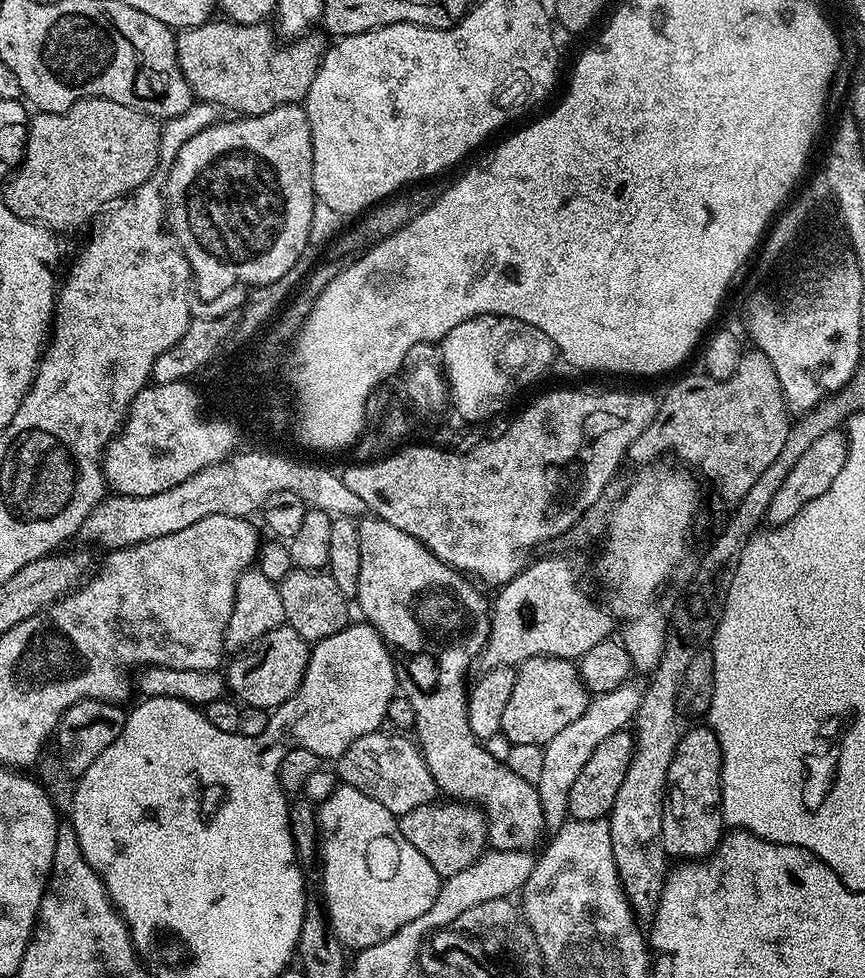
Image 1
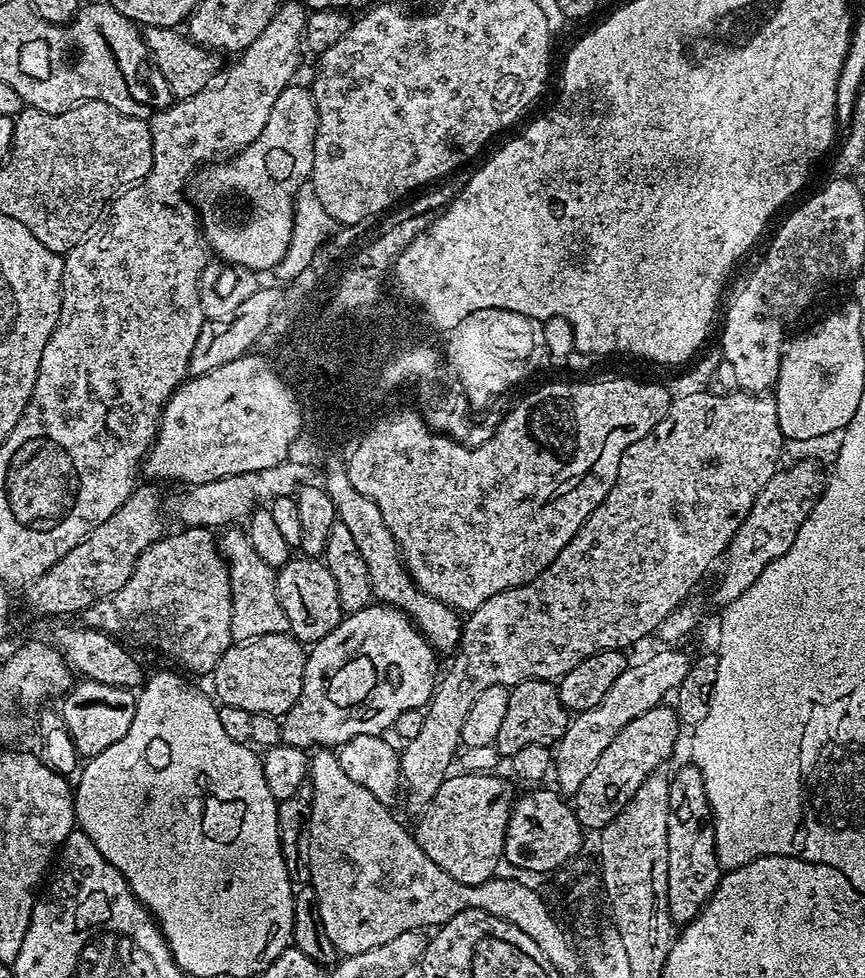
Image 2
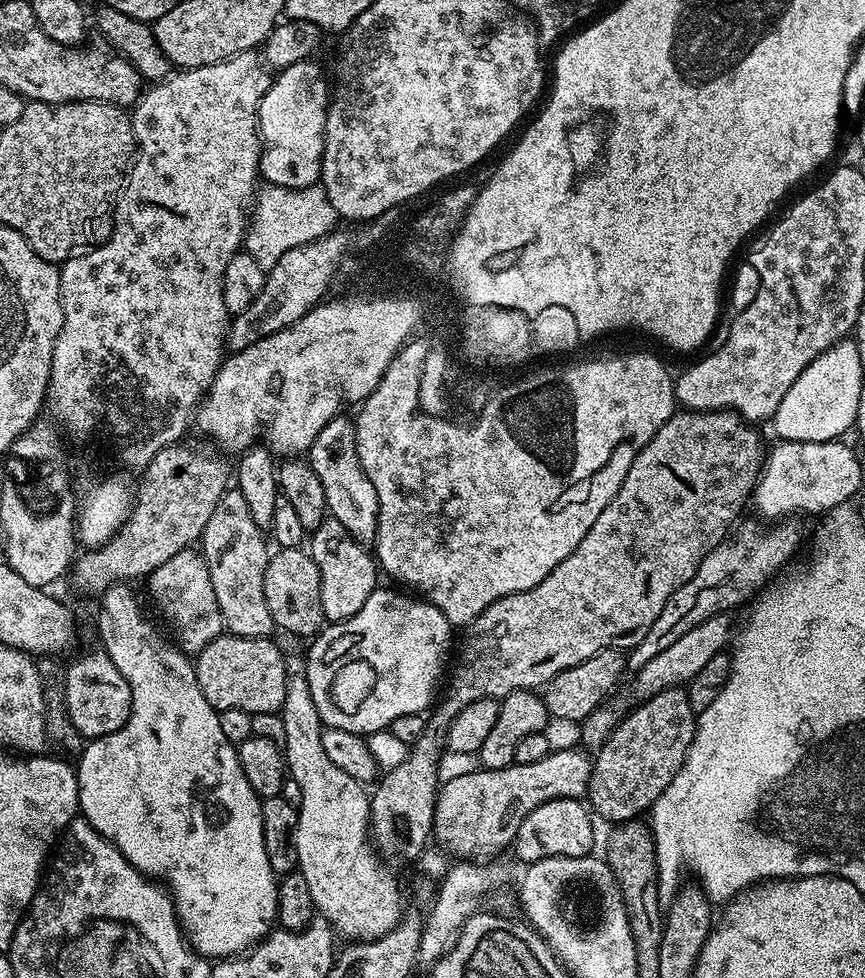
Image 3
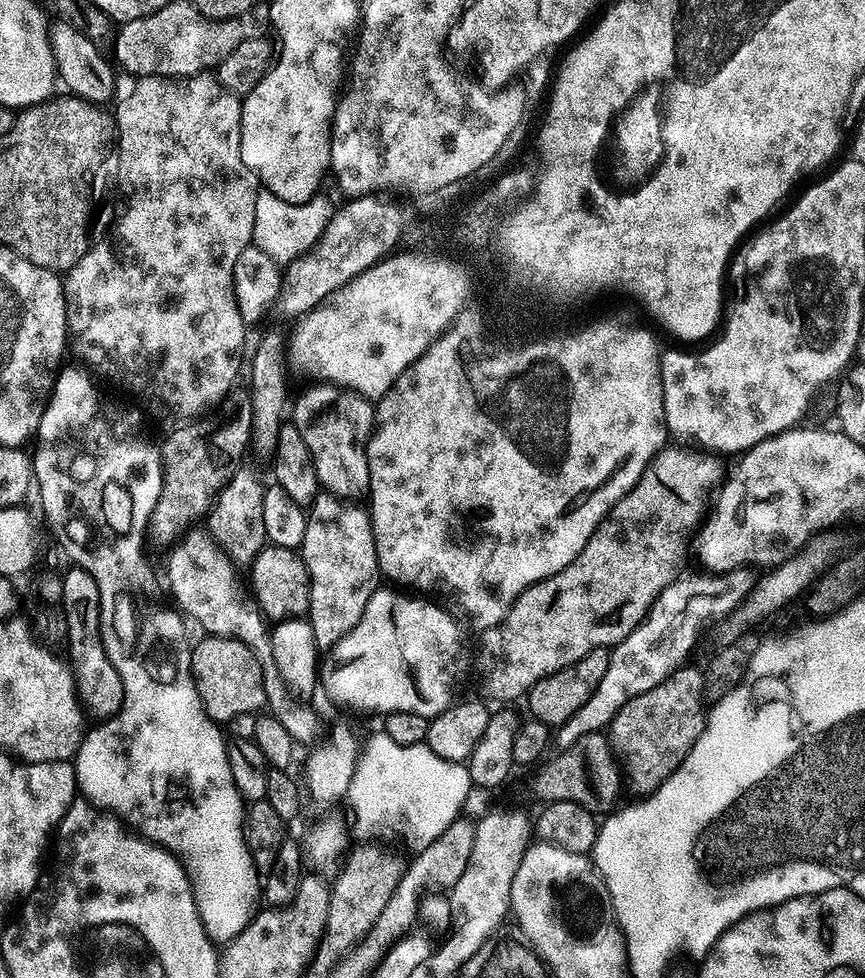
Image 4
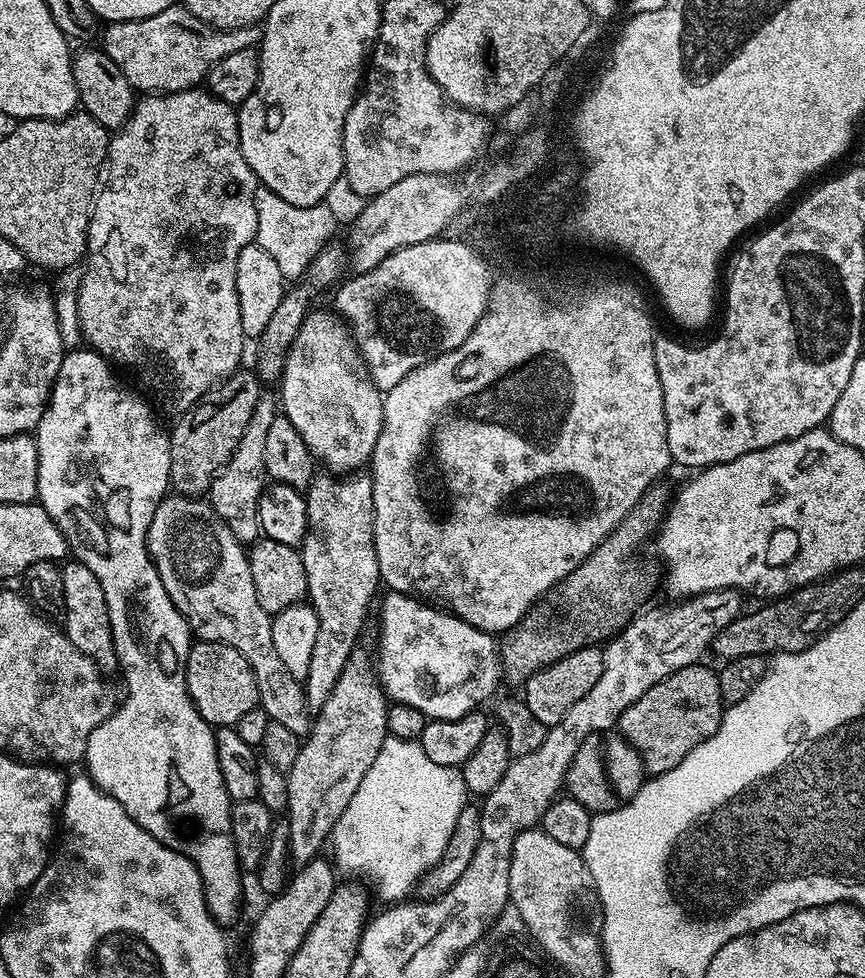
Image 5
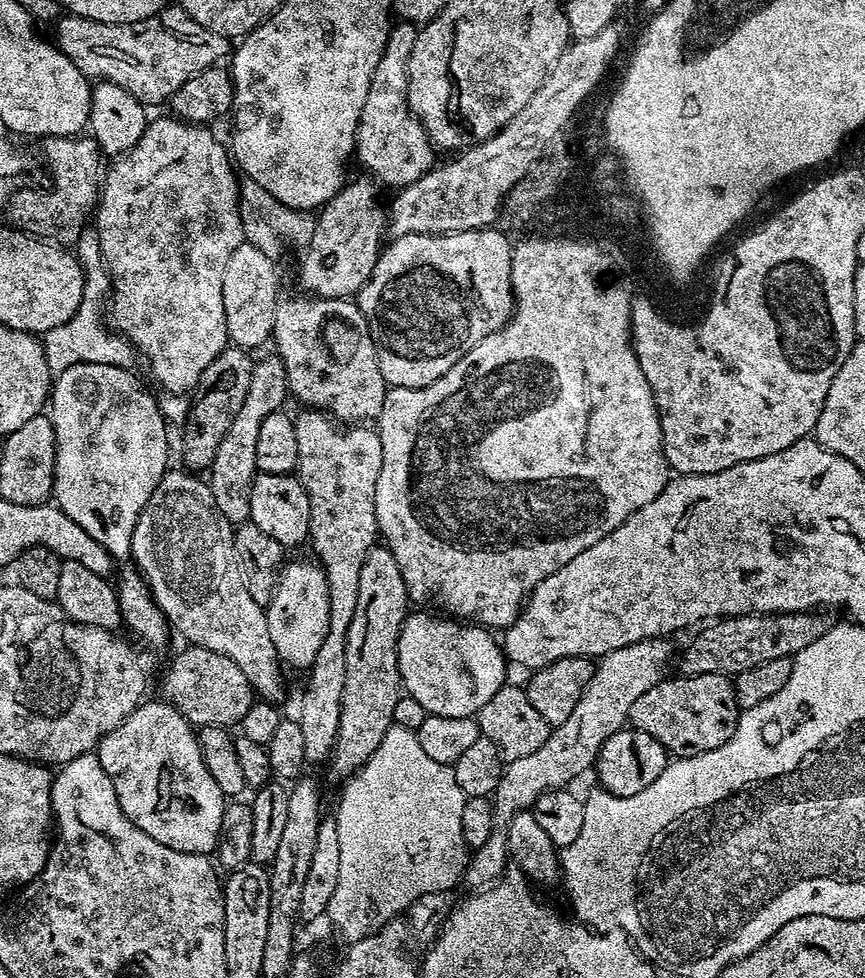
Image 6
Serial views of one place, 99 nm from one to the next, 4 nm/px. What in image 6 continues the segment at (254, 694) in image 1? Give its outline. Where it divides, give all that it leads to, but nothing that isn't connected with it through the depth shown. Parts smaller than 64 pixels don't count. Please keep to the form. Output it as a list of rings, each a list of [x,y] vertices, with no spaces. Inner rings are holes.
[[[195,646],[184,649],[173,658],[164,672],[163,699],[173,704],[193,726],[201,724],[239,725],[241,718],[250,710],[254,693],[246,674],[226,658],[226,654],[214,654]]]

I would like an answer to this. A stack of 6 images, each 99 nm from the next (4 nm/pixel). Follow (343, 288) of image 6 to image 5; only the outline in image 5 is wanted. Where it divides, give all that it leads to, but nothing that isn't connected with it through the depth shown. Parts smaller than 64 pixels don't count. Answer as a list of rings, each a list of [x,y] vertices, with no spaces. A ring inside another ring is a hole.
[[[336,242],[326,243],[324,248],[317,253],[308,266],[306,271],[306,281],[308,280],[308,284],[300,282],[295,286],[289,287],[287,291],[285,291],[282,302],[278,302],[278,307],[274,309],[274,314],[270,317],[270,322],[267,323],[266,330],[258,338],[258,344],[260,344],[260,361],[254,365],[254,368],[261,381],[279,381],[282,370],[284,369],[284,356],[288,353],[289,348],[291,348],[292,342],[305,316],[307,316],[310,311],[310,305],[308,305],[308,303],[311,302],[312,295],[314,295],[319,288],[330,287],[329,289],[331,289],[333,285],[345,275],[343,272],[344,268],[346,272],[346,252],[341,245],[340,248],[336,245]]]

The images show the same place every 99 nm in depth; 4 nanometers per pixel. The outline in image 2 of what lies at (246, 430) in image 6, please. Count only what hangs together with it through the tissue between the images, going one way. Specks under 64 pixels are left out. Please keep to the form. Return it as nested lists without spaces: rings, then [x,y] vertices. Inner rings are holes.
[[[228,526],[219,533],[218,547],[226,558],[230,582],[230,634],[233,641],[243,642],[262,638],[266,634],[288,632],[286,614],[278,602],[277,569],[258,558],[247,531],[240,526]]]

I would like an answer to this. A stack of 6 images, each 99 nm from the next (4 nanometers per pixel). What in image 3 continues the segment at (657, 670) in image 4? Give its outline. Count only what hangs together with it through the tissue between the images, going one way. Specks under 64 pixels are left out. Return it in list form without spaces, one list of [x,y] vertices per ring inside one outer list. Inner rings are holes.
[[[785,518],[775,526],[768,526],[768,529],[748,528],[736,537],[733,535],[725,539],[724,543],[706,554],[694,578],[690,578],[686,586],[670,594],[666,606],[662,606],[662,614],[654,618],[654,626],[650,626],[646,638],[642,638],[642,642],[638,642],[627,653],[627,667],[639,670],[646,666],[646,662],[650,662],[650,658],[654,658],[654,654],[662,654],[666,646],[678,642],[678,638],[682,638],[686,630],[694,630],[694,626],[698,626],[706,618],[727,613],[732,610],[728,608],[738,607],[743,600],[751,601],[765,587],[763,584],[799,550],[800,528],[796,523],[795,519]]]

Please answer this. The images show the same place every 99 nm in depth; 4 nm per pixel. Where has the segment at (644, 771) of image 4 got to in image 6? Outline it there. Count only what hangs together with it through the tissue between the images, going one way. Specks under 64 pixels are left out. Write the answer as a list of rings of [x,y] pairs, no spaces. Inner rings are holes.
[[[723,672],[697,676],[676,674],[673,680],[665,678],[650,686],[650,690],[646,690],[646,694],[642,694],[642,698],[638,698],[634,706],[630,706],[628,719],[631,727],[650,734],[650,738],[656,738],[662,744],[665,752],[679,758],[697,756],[726,743],[734,734],[741,711],[740,703],[736,701],[736,685]]]

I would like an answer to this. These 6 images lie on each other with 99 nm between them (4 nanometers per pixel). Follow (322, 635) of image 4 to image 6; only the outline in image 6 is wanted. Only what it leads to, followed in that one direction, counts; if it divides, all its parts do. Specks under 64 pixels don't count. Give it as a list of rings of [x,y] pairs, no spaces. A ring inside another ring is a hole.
[[[300,411],[304,412],[294,416],[298,434],[296,472],[310,498],[308,540],[324,572],[330,598],[330,626],[312,667],[307,669],[308,685],[304,688],[305,696],[300,700],[298,713],[306,758],[315,762],[329,755],[338,734],[342,686],[346,686],[346,634],[358,602],[362,562],[366,562],[366,554],[378,540],[374,490],[382,470],[382,442],[375,427],[360,422],[345,426],[326,412]]]

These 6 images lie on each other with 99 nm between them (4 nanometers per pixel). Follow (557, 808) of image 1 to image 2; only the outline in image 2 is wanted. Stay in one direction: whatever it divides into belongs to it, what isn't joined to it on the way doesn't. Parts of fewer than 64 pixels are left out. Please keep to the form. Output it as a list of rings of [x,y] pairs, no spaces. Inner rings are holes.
[[[664,646],[661,652],[656,652],[653,656],[648,656],[645,660],[629,663],[628,668],[610,686],[610,694],[594,706],[594,710],[577,712],[569,719],[566,734],[554,748],[554,780],[555,787],[561,796],[565,798],[575,797],[578,786],[582,786],[582,781],[586,779],[586,774],[590,774],[594,762],[598,762],[598,754],[614,742],[614,734],[626,726],[626,722],[634,722],[638,714],[646,714],[646,710],[661,707],[664,695],[671,693],[680,687],[681,682],[686,678],[690,667],[690,659],[684,652],[679,652],[679,647]]]

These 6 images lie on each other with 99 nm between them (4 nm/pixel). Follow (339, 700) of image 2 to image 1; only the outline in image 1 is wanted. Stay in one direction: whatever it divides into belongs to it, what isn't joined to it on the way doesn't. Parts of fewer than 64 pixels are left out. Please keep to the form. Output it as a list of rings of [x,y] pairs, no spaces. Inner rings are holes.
[[[356,622],[349,624],[347,627],[338,632],[338,634],[331,635],[330,638],[317,641],[313,648],[309,651],[309,657],[307,662],[306,674],[303,675],[303,680],[300,683],[298,690],[287,699],[282,706],[273,709],[269,713],[268,722],[266,728],[258,735],[242,735],[240,737],[241,742],[258,742],[261,746],[268,745],[276,749],[276,763],[280,764],[287,754],[293,749],[306,749],[310,750],[311,753],[317,753],[321,760],[338,760],[340,756],[357,741],[358,738],[364,737],[368,733],[377,731],[387,719],[389,703],[392,701],[393,697],[396,695],[398,690],[398,670],[396,667],[396,660],[391,652],[391,649],[385,643],[383,638],[377,634],[377,632],[372,628],[372,626],[366,622]]]

